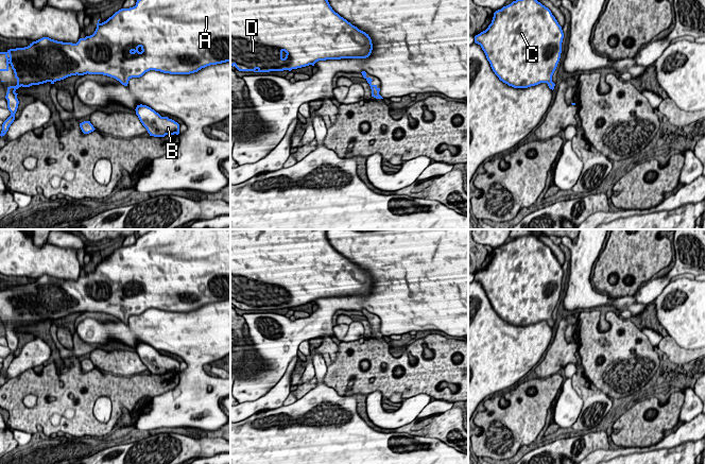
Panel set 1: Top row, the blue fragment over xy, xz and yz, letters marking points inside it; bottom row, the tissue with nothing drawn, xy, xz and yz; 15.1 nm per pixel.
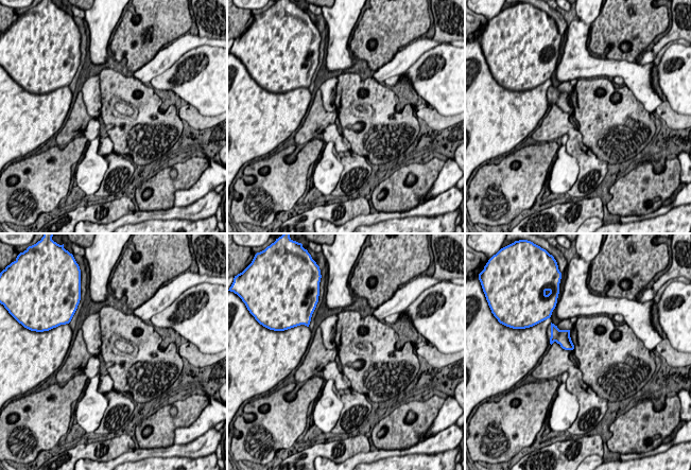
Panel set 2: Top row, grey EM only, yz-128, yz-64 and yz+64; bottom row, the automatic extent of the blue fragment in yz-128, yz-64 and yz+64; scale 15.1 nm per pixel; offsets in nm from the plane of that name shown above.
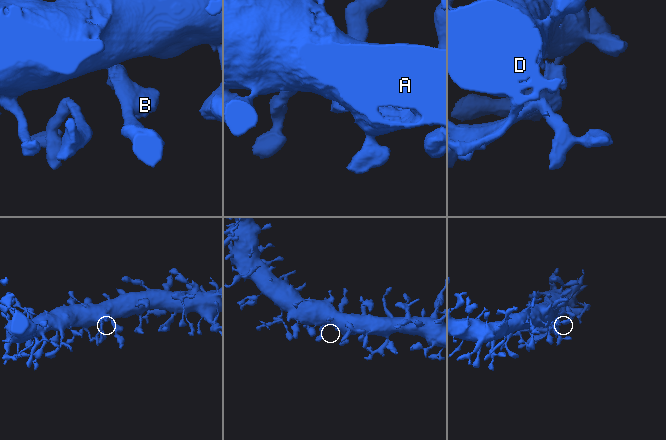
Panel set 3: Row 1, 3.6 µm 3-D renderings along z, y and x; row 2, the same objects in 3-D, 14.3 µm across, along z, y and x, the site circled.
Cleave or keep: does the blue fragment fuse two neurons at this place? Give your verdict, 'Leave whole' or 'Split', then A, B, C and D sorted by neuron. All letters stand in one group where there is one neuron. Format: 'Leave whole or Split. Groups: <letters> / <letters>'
Split. Groups: A C D / B

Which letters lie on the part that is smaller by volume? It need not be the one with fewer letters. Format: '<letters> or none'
B

